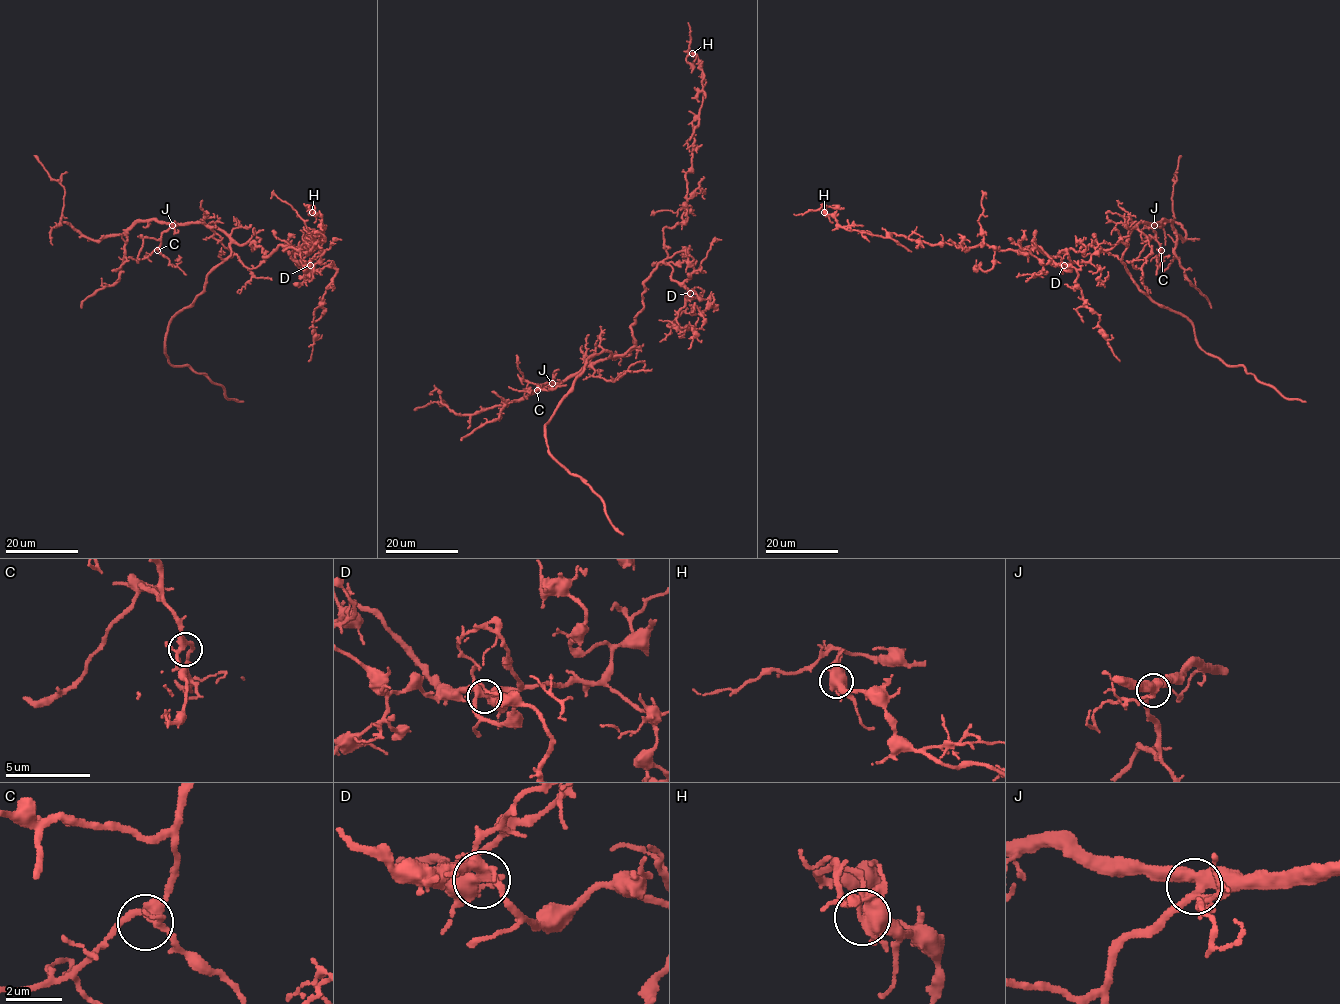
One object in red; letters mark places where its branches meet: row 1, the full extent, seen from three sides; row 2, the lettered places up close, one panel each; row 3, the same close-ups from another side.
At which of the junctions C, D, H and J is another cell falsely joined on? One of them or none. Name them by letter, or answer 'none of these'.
H

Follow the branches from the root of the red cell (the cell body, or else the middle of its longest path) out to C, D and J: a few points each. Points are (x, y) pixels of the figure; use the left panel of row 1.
C: (255, 243), (253, 249), (253, 243), (236, 244), (215, 228), (182, 223), (163, 232), (157, 250)
D: (255, 243), (263, 251), (263, 249), (264, 257), (279, 245), (290, 245), (292, 259), (310, 265)
J: (255, 243), (251, 244), (253, 249), (253, 243), (236, 244), (222, 231), (201, 223), (172, 225)

